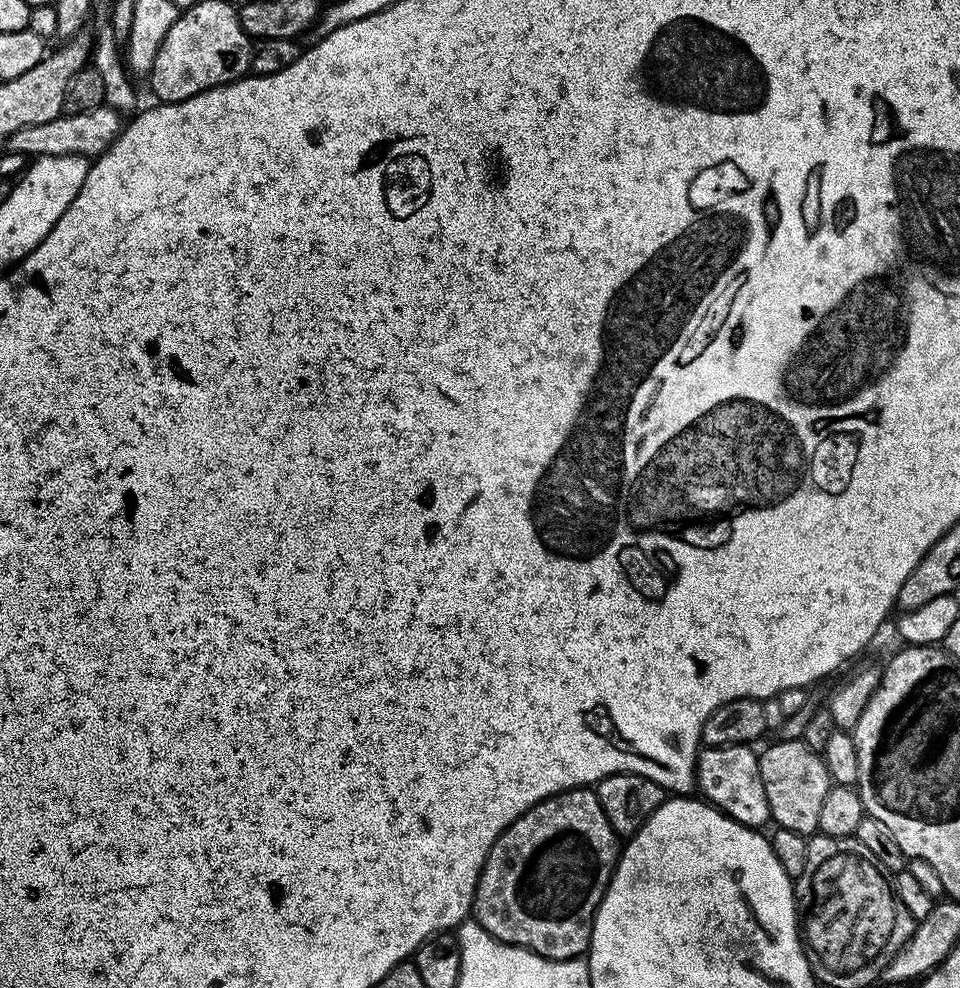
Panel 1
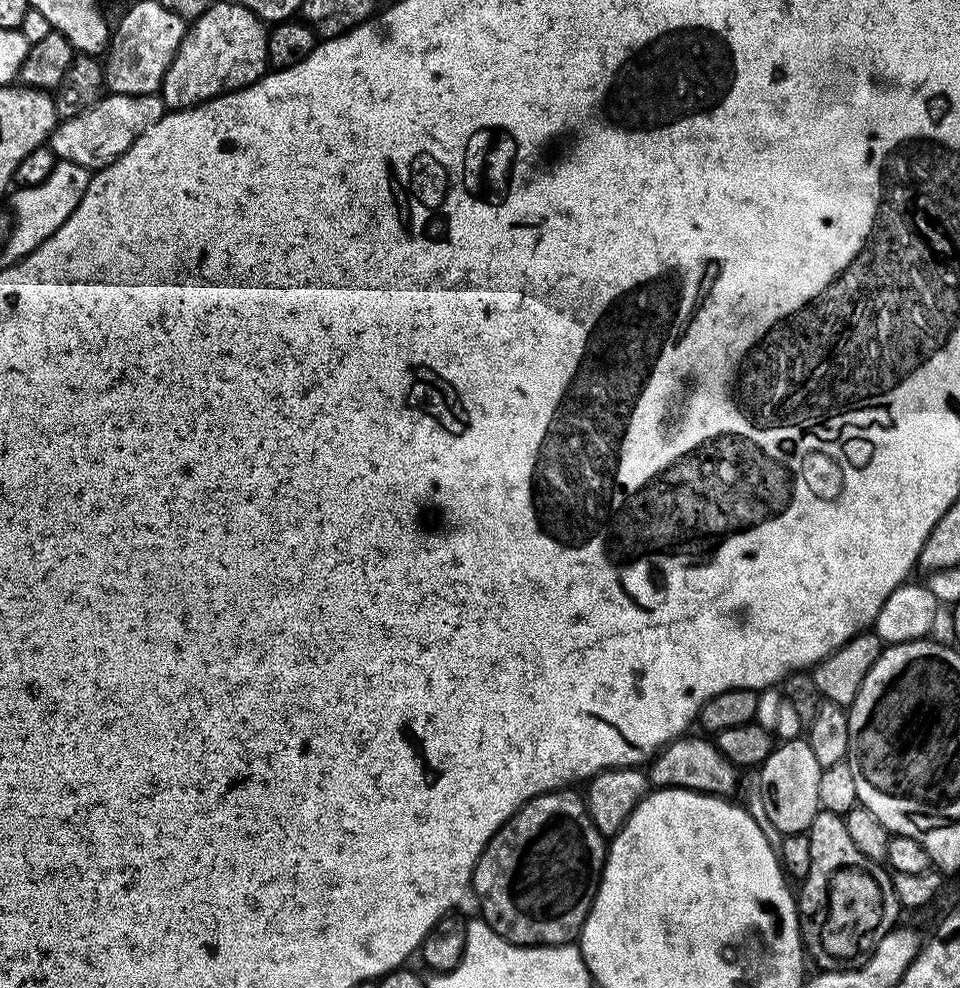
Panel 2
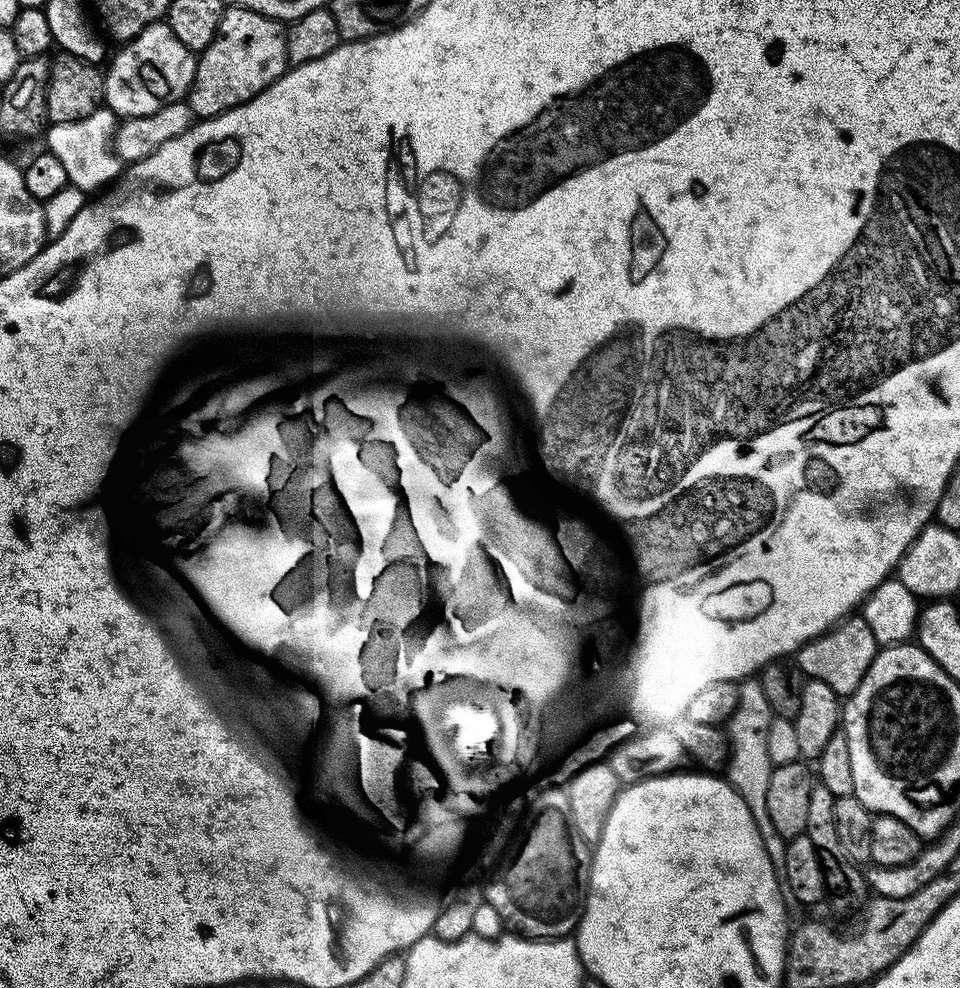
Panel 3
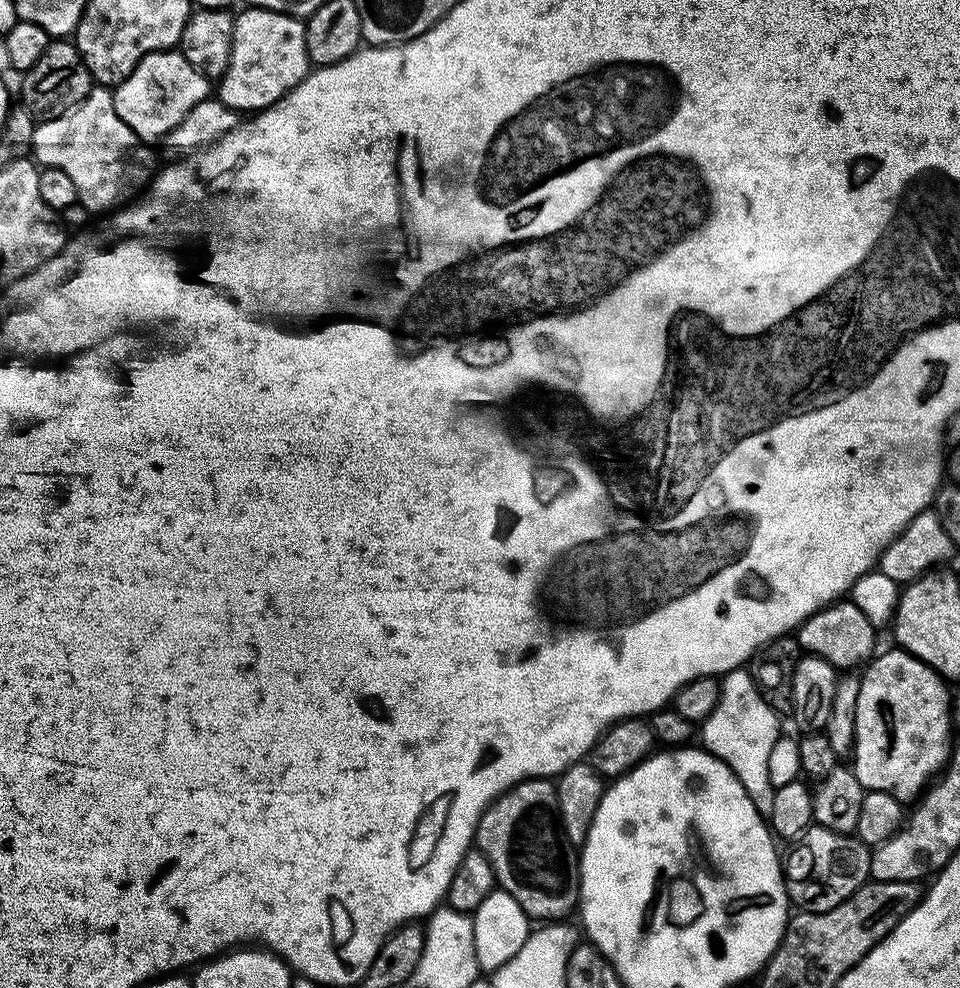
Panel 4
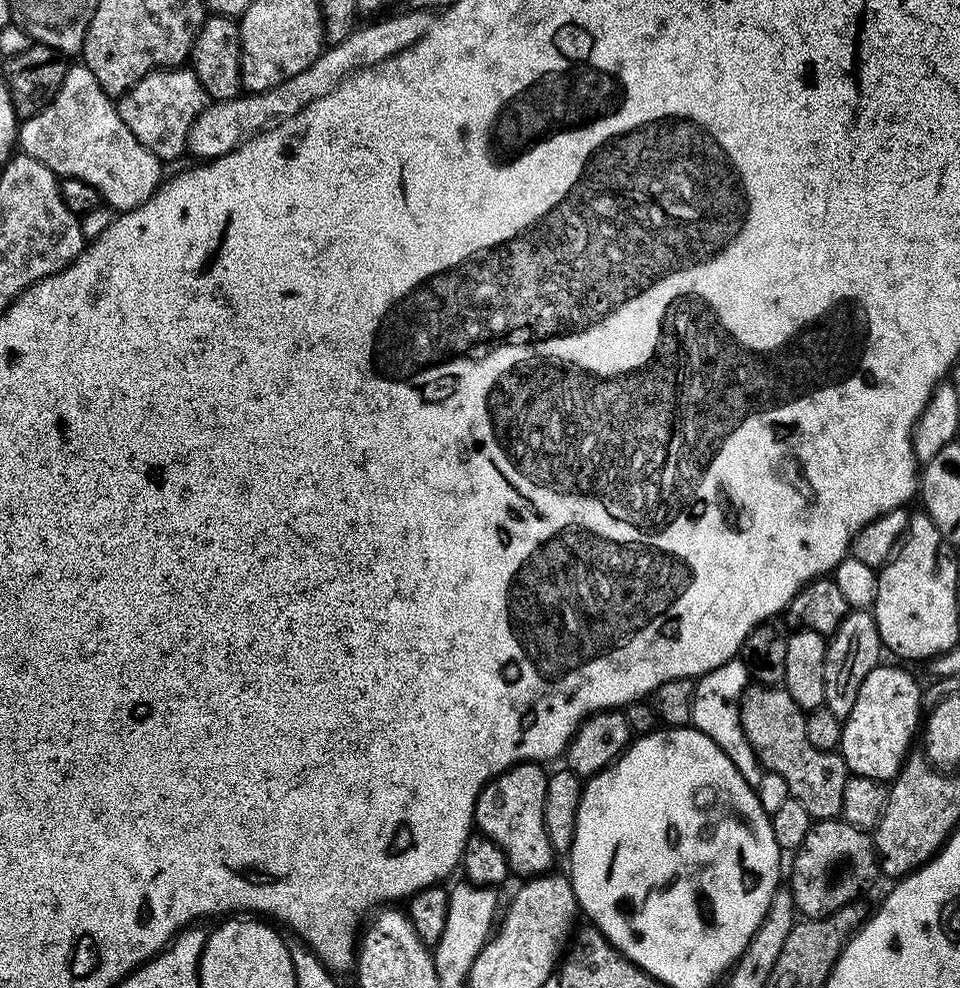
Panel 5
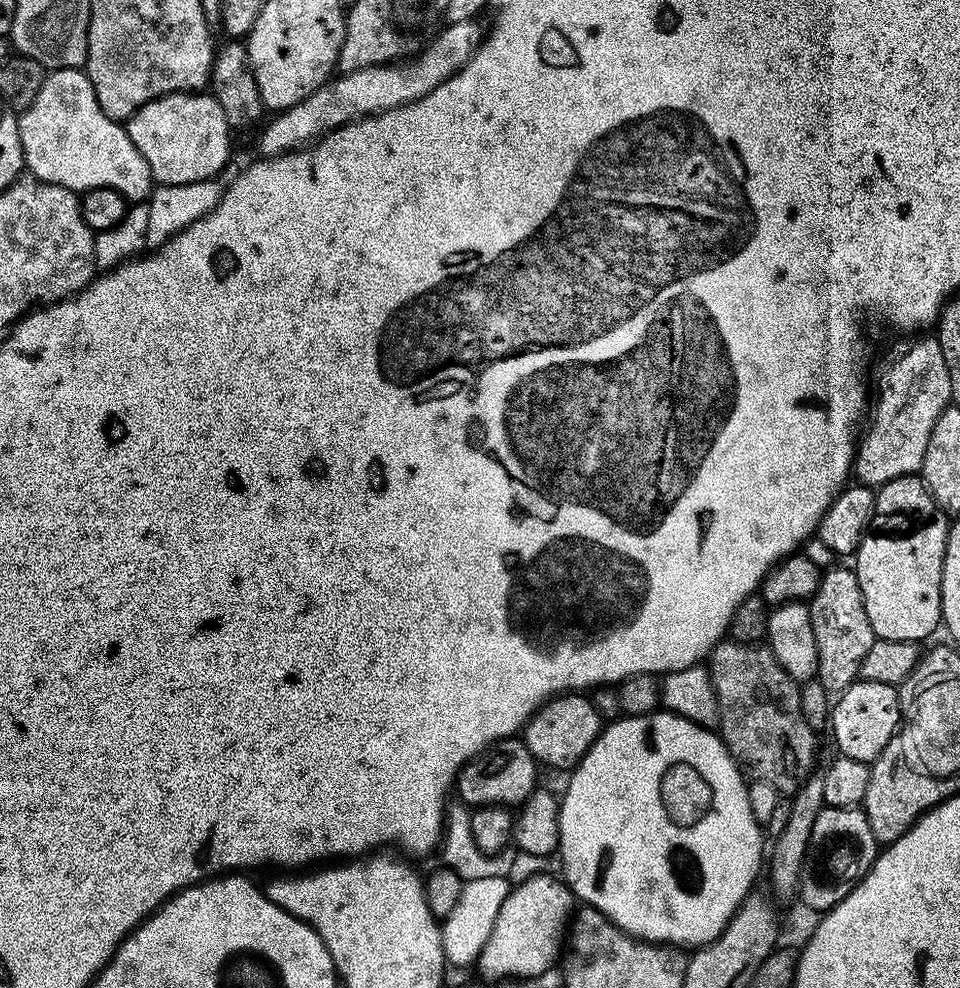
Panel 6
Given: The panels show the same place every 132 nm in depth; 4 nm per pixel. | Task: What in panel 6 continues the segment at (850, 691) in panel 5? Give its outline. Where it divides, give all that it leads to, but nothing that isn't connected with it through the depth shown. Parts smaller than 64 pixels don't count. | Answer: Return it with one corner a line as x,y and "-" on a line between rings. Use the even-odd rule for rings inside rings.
851,567
832,568
823,573
816,595
808,604
810,618
814,626
814,638
820,647
818,666
819,675
828,676
826,687
829,693
839,694
855,684
859,675
862,660
876,641
870,618
866,618
866,606
862,602
862,590
858,578

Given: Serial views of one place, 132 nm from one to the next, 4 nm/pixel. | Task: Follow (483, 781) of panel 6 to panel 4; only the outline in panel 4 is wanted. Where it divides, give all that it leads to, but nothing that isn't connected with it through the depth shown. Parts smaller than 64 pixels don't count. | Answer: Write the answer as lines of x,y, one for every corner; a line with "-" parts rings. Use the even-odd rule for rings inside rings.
548,778
523,780
516,787
508,789
503,796
489,804
476,824
474,844
492,867
495,883
508,892
527,917
533,921
540,920
536,922
563,921
567,917
564,915
571,908
573,911
578,904
578,856
567,843
561,840
560,844
559,839
556,789

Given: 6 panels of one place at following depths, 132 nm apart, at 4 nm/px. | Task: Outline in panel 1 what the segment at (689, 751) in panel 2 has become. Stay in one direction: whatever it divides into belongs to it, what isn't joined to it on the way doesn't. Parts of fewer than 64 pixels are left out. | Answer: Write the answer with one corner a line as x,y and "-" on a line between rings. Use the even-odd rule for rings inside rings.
747,744
701,747
696,758
696,788
712,807
720,809
742,826
760,830
765,827
764,823
772,820
772,815
770,802
766,802
766,786
762,786
760,757
754,749

